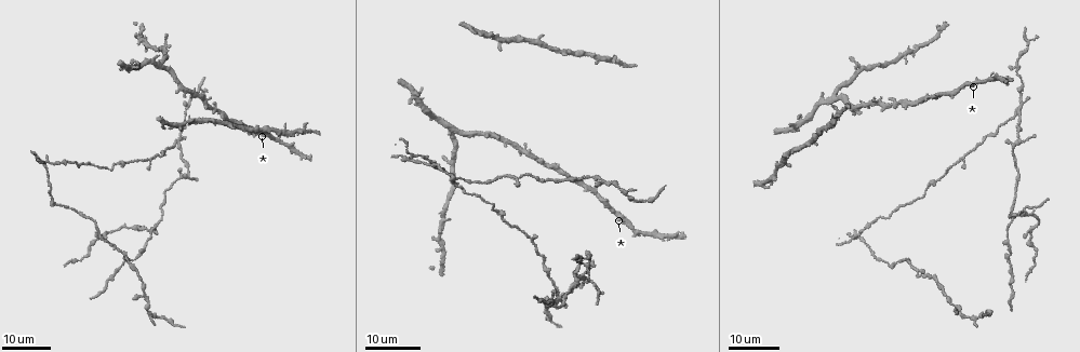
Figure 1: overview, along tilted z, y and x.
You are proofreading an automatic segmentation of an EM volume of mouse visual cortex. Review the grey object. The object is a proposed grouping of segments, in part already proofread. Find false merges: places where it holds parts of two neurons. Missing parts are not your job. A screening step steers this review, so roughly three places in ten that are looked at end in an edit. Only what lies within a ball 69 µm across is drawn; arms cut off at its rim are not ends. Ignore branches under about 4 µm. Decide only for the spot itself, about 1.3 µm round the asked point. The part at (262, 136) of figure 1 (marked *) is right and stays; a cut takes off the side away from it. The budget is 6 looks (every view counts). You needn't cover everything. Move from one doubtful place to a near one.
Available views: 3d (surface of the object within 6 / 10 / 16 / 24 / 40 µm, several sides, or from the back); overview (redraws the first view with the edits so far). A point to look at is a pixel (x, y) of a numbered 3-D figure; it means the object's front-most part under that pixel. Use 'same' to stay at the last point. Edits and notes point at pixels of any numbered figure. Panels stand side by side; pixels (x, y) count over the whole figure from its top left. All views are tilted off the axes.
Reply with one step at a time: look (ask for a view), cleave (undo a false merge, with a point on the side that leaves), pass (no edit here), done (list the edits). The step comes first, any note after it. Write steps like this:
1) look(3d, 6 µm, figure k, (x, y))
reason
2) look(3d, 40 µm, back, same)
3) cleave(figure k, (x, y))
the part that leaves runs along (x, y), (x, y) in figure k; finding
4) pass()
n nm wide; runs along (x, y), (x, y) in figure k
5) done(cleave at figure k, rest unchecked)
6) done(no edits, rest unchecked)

look(3d, 16 µm, figure 1, (1019, 108))
three-way junction

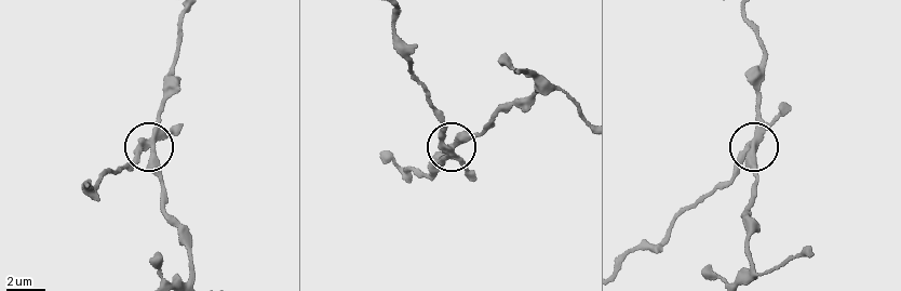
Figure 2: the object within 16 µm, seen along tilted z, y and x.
look(3d, 10 µm, figure 2, (444, 147))
zoom in

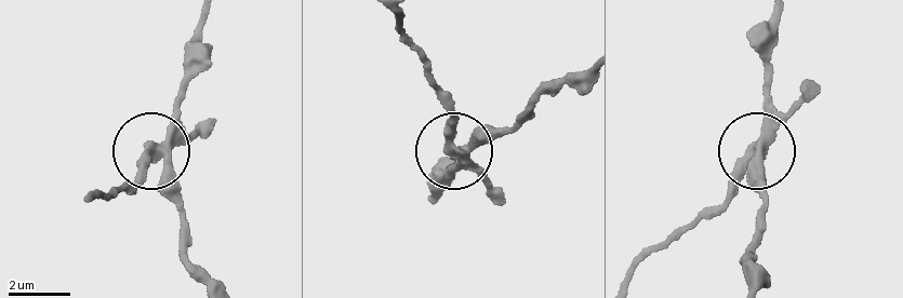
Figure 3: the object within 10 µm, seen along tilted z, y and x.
cleave(figure 3, (142, 168))
280 nm wide; a second neuron is stuck on

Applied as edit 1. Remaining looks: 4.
look(3d, 24 µm, figure 1, (179, 177))
small branch off a trunk

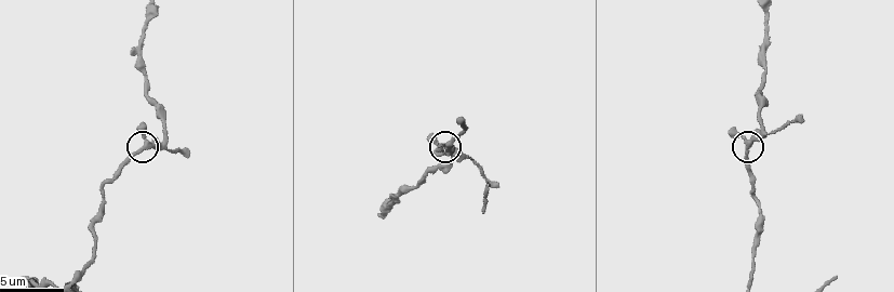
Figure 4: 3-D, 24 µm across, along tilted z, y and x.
look(3d, 10 µm, figure 4, (145, 146))

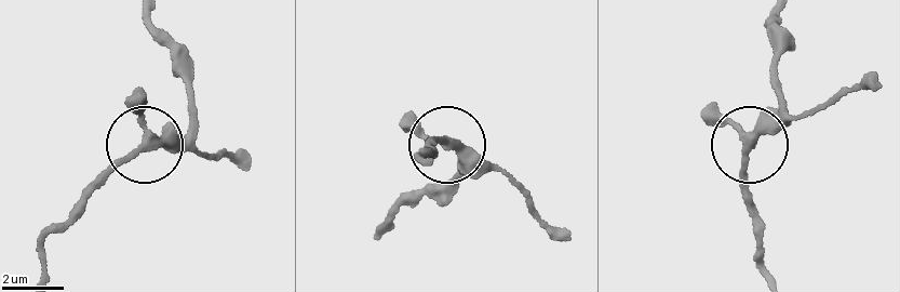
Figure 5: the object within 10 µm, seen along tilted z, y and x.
pass()
continuous, no second neuron

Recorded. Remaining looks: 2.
look(3d, 16 µm, figure 1, (585, 263))
looks like a crossing

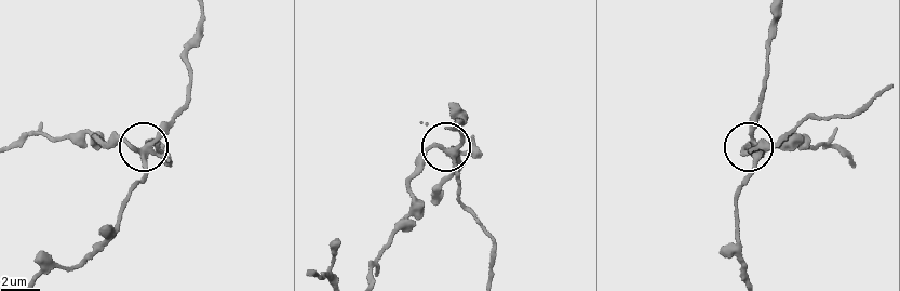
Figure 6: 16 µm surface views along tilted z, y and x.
look(3d, 6 µm, figure 6, (442, 150))

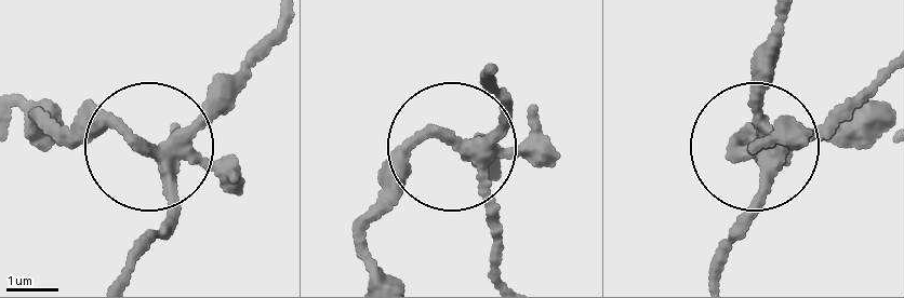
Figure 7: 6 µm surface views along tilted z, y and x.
cleave(figure 7, (489, 224))
5 arms; the part that leaves runs along (481, 154), (501, 270) in figure 7; a second neuron is stuck on

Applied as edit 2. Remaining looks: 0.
done(cleave at figure 3, cleave at figure 7, rest unchecked)

